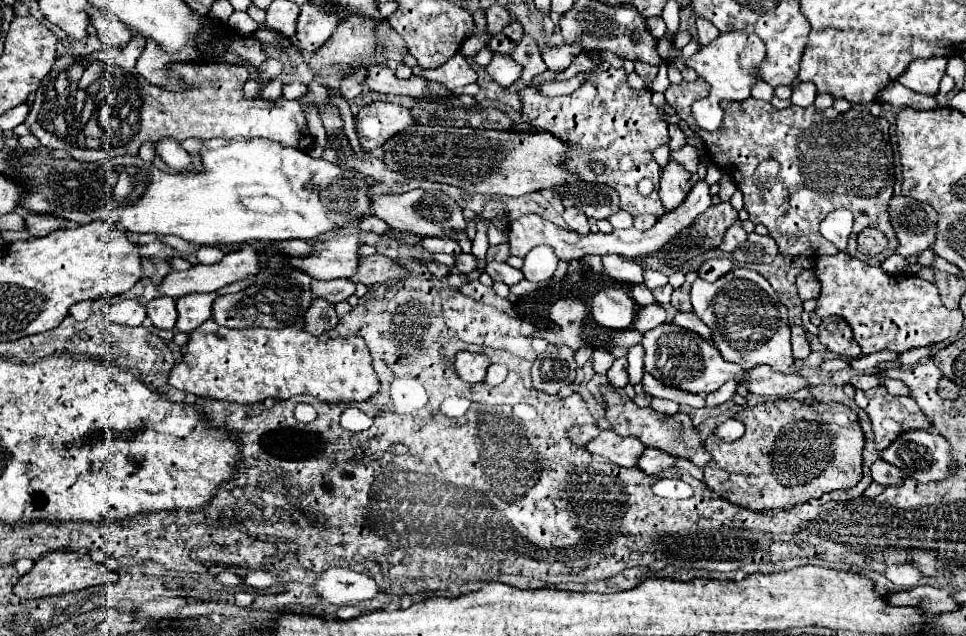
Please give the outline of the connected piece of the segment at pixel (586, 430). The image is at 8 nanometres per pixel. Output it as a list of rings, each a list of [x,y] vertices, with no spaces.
[[[581,425],[581,427],[573,427],[569,431],[569,439],[579,445],[579,447],[585,447],[589,441],[593,441],[597,435],[601,433],[601,429],[597,425]]]

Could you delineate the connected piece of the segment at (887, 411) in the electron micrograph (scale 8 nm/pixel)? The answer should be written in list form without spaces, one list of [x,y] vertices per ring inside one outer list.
[[[885,387],[857,391],[855,403],[871,419],[877,451],[883,451],[897,435],[901,435],[901,431],[931,427],[911,397],[895,397],[887,393]]]

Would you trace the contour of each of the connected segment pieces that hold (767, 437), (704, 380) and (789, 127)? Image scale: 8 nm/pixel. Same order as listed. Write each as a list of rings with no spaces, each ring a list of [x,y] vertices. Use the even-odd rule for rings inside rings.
[[[785,399],[785,401],[773,401],[773,403],[761,403],[759,407],[745,407],[741,413],[733,413],[733,417],[739,417],[747,429],[745,429],[745,435],[737,441],[723,441],[721,437],[717,435],[709,435],[707,441],[703,443],[705,449],[711,453],[711,461],[703,467],[703,475],[705,475],[705,485],[709,489],[713,489],[719,497],[731,501],[731,503],[737,503],[741,507],[749,507],[749,509],[757,509],[757,511],[765,511],[765,509],[783,509],[785,505],[797,505],[797,503],[803,503],[811,497],[821,497],[823,493],[829,493],[833,489],[851,489],[863,475],[861,471],[861,449],[863,449],[863,433],[859,429],[859,423],[857,423],[857,415],[841,405],[841,403],[811,403],[811,405],[805,405],[803,401],[795,401],[795,399]]]
[[[663,323],[643,335],[641,345],[645,347],[645,371],[651,373],[655,379],[669,387],[679,387],[689,393],[713,393],[729,379],[735,379],[737,375],[743,375],[745,369],[737,367],[737,363],[729,363],[721,357],[721,353],[703,339],[701,335],[681,329],[673,323]]]
[[[695,79],[695,81],[681,81],[677,85],[669,85],[669,89],[665,91],[665,99],[677,111],[677,115],[681,119],[685,119],[689,123],[689,127],[705,141],[709,159],[735,181],[739,191],[743,191],[745,209],[749,213],[749,219],[753,223],[763,223],[769,229],[773,239],[779,243],[781,255],[819,257],[819,255],[839,253],[839,249],[819,233],[819,223],[827,217],[827,213],[831,213],[839,207],[849,209],[855,217],[853,233],[849,235],[849,245],[847,245],[849,255],[853,255],[855,235],[871,225],[887,235],[889,245],[877,257],[861,255],[861,261],[867,265],[881,265],[889,255],[893,255],[897,251],[899,241],[889,223],[889,201],[893,197],[893,187],[895,187],[895,165],[893,165],[893,147],[889,141],[889,123],[883,117],[873,117],[869,111],[855,111],[855,109],[849,109],[847,113],[839,113],[833,107],[829,107],[825,111],[817,111],[813,105],[805,107],[805,109],[791,105],[783,111],[777,111],[771,103],[749,97],[747,101],[741,101],[741,103],[721,101],[721,109],[725,113],[721,129],[707,133],[695,125],[695,121],[691,117],[691,103],[697,99],[708,97],[709,93],[709,84],[703,79]],[[765,159],[777,159],[781,165],[779,179],[769,189],[757,187],[753,183],[753,171]]]

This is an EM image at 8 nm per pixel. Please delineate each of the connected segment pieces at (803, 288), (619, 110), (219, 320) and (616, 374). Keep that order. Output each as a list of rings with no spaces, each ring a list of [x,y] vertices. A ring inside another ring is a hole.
[[[803,269],[799,275],[797,275],[797,291],[799,291],[799,297],[801,299],[813,299],[819,295],[819,283],[817,283],[817,277],[813,273],[813,269]]]
[[[599,63],[591,77],[571,95],[563,97],[545,97],[539,91],[539,85],[543,81],[553,79],[567,79],[567,71],[561,75],[555,73],[541,73],[533,79],[529,87],[525,87],[521,97],[521,113],[523,121],[529,119],[533,129],[545,129],[553,133],[555,137],[563,139],[573,147],[571,157],[567,159],[567,165],[573,173],[577,173],[583,181],[589,183],[605,183],[619,191],[621,197],[621,209],[631,215],[641,213],[653,213],[661,217],[665,213],[663,203],[659,199],[659,179],[661,179],[661,167],[653,159],[653,151],[661,145],[669,145],[671,137],[667,131],[667,123],[659,117],[657,107],[651,103],[651,91],[649,89],[631,89],[627,85],[627,73],[625,69],[615,69],[609,63]],[[599,161],[605,165],[603,175],[595,175],[591,169],[591,163]],[[641,179],[651,179],[655,189],[649,197],[639,195],[637,183]]]
[[[259,251],[259,273],[255,275],[255,283],[247,289],[217,297],[213,303],[213,319],[217,325],[231,327],[231,329],[245,329],[245,327],[267,327],[267,329],[281,329],[293,323],[303,323],[303,317],[311,305],[311,277],[301,269],[291,267],[287,261],[293,259],[281,251]]]
[[[627,357],[615,359],[615,363],[611,365],[611,369],[607,371],[607,379],[609,385],[613,387],[625,387],[629,383],[629,373],[627,373]]]

